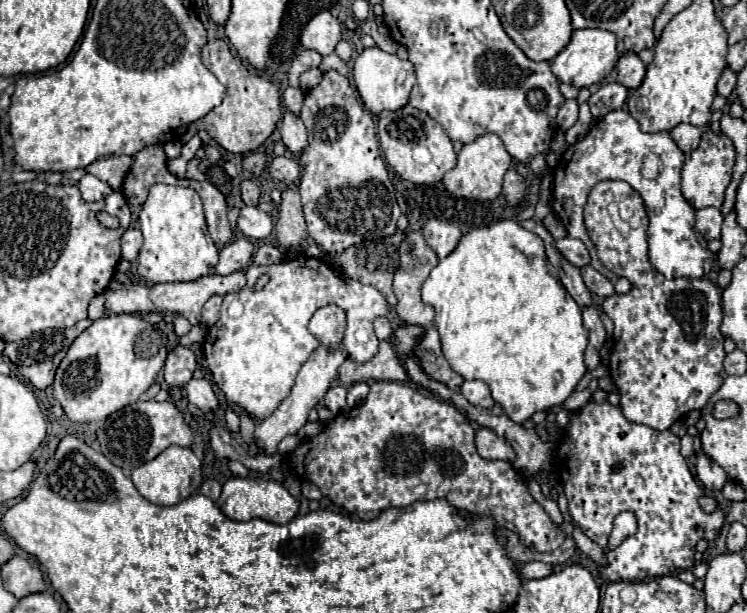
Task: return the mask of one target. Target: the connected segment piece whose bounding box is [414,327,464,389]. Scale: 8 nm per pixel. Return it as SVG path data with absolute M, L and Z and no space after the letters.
M428 327L426 329L426 335L422 337L418 349L414 351L414 355L418 357L420 365L424 367L424 371L436 379L436 381L442 381L446 383L450 389L458 389L462 385L462 377L450 369L448 361L444 359L442 355L442 349L440 349L440 339L438 339L438 331L436 327Z

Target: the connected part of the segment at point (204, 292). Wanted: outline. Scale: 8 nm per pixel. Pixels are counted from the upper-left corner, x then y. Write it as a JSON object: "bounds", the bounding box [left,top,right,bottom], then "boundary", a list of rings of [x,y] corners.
{"bounds":[106,271,246,325],"boundary":[[[236,271],[230,275],[204,275],[196,281],[178,281],[178,283],[158,283],[158,285],[126,285],[120,281],[112,281],[106,295],[106,311],[110,313],[162,313],[162,315],[184,315],[192,325],[200,323],[200,311],[202,305],[212,295],[226,295],[226,293],[238,293],[246,285],[244,271]]]}

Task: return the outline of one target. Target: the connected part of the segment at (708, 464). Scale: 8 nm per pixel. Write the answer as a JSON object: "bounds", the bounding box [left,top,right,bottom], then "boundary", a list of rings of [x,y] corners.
{"bounds":[696,453,728,491],"boundary":[[[704,453],[696,455],[696,471],[698,471],[698,481],[708,491],[720,491],[728,479],[724,469],[720,469],[720,465],[714,465],[714,461]]]}

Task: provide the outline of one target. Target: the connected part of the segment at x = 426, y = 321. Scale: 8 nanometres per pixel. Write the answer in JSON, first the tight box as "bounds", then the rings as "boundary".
{"bounds":[394,231,438,327],"boundary":[[[406,231],[406,237],[404,237],[404,241],[400,243],[398,253],[400,253],[400,265],[398,265],[396,275],[394,275],[394,293],[396,293],[396,297],[398,297],[396,311],[398,311],[398,315],[400,315],[400,319],[402,319],[404,323],[428,327],[428,325],[434,321],[434,309],[422,301],[422,297],[420,297],[420,287],[422,287],[424,279],[430,275],[430,271],[436,267],[438,257],[436,257],[436,253],[428,247],[428,243],[424,241],[424,235],[422,235],[420,231]]]}

